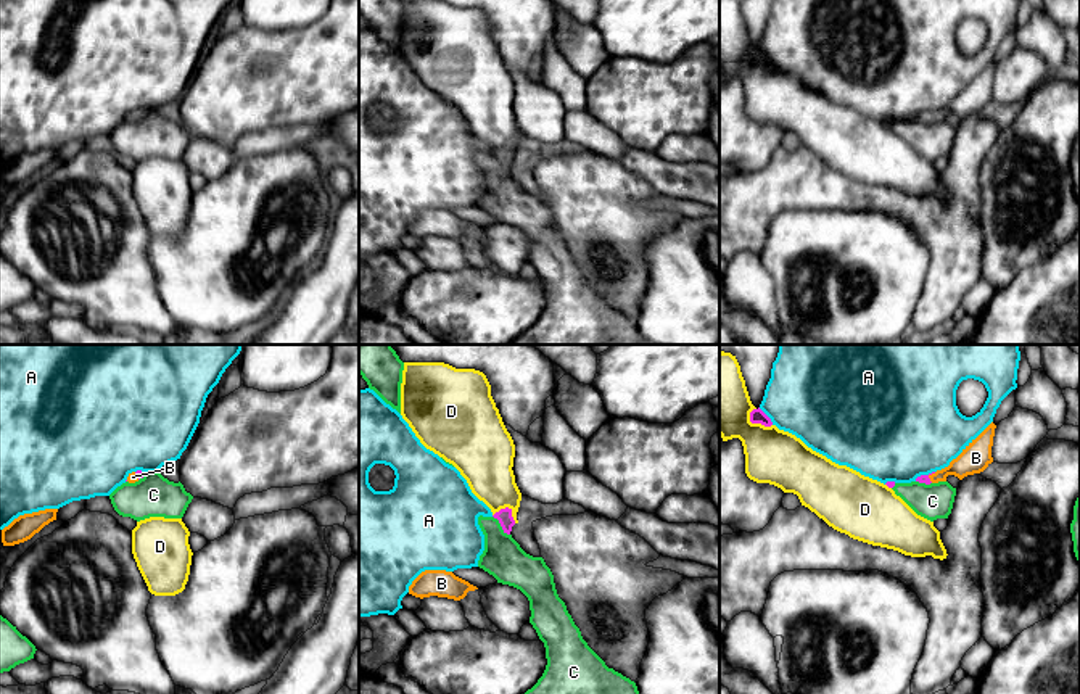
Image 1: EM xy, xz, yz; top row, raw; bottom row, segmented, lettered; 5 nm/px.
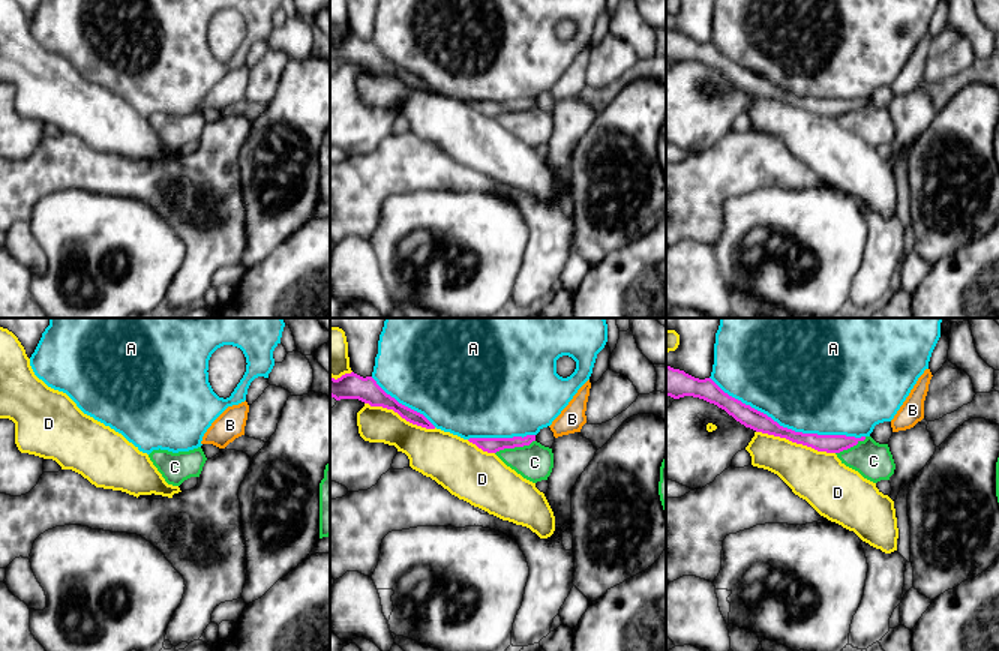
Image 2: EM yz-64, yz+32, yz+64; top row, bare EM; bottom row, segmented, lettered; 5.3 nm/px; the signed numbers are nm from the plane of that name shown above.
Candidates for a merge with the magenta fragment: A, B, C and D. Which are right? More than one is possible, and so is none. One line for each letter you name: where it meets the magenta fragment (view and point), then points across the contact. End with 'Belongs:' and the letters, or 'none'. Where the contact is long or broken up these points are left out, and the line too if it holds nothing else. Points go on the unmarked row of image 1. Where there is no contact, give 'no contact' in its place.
B: yz (927, 116) | across yz (924, 118), (927, 116), (937, 116), (974, 99)
Belongs: B

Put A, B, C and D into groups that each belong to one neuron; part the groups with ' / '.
A / B / C / D

